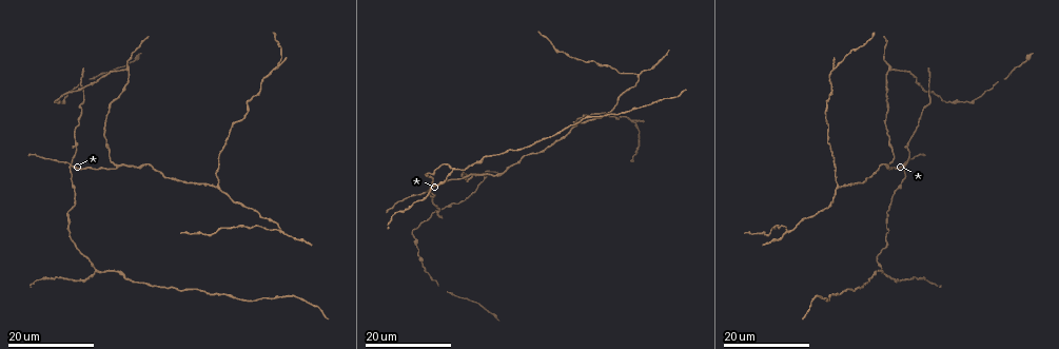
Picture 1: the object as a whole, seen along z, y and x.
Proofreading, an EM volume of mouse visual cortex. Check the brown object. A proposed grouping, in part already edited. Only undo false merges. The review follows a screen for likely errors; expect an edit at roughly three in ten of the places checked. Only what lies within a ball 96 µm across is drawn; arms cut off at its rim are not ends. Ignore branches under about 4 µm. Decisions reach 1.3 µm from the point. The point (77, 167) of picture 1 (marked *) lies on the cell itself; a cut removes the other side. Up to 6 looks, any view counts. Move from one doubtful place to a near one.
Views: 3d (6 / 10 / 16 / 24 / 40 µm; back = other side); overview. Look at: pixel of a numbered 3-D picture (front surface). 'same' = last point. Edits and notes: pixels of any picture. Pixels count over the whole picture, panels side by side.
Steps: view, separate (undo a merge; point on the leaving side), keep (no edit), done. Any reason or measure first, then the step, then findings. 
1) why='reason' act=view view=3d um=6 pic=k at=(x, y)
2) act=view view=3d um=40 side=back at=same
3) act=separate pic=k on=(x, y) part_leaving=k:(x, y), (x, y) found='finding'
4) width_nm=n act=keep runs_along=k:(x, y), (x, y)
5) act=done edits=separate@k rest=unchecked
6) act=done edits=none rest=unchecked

why='four arms meet' act=view view=3d um=24 pic=1 at=(906, 167)

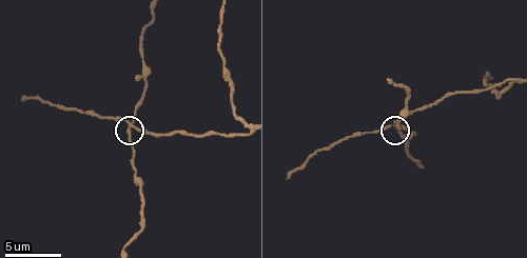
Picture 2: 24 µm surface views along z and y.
act=view view=3d um=6 at=same

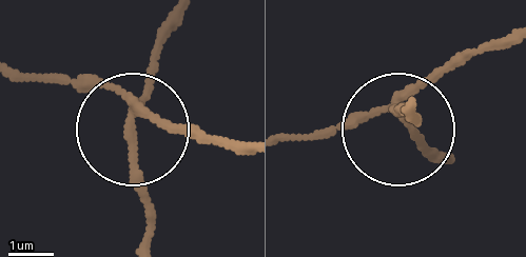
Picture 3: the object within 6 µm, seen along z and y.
act=keep found='one cell here'

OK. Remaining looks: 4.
act=view view=3d um=16 pic=1 at=(128, 69)

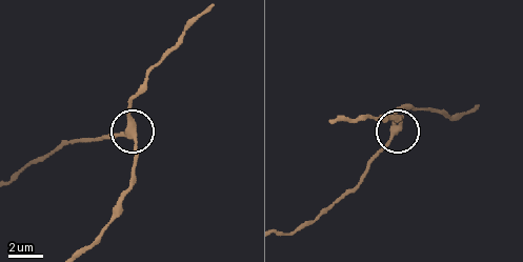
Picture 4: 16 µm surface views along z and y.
why='closer look' act=view view=3d um=10 pic=4 at=(128, 129)

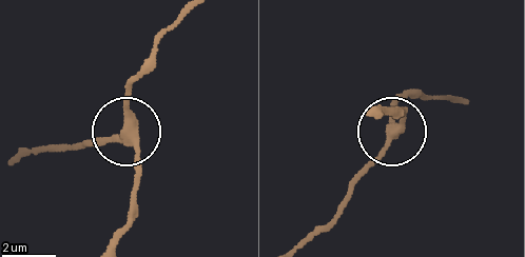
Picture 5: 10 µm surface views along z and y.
arms=3 act=keep found='all the same cell'

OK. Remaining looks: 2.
why='a fork' act=view view=3d um=16 pic=1 at=(117, 164)

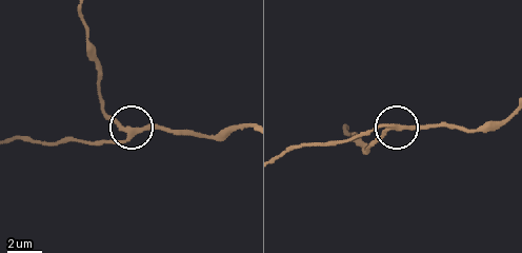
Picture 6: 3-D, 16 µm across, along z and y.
act=view view=3d um=10 pic=6 at=(125, 128)

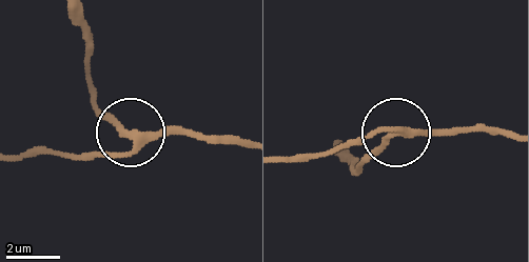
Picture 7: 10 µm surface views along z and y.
arms=3 act=keep runs_along=7:(281, 163), (322, 156), (390, 128), (463, 128) found='one cell here'

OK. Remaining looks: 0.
act=done edits=none rest=unchecked

